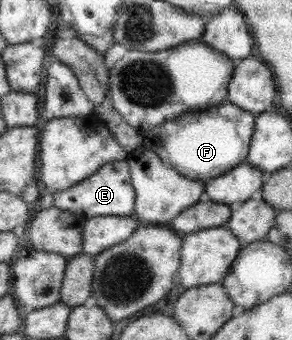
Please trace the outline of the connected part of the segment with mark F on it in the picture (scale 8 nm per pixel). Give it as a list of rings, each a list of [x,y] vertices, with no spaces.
[[[226,102],[217,106],[215,116],[203,116],[197,124],[205,128],[205,132],[195,132],[195,124],[187,122],[179,132],[173,132],[165,138],[165,164],[191,180],[209,180],[225,174],[238,164],[245,162],[249,154],[251,138],[254,130],[255,114],[247,112],[234,104]]]

